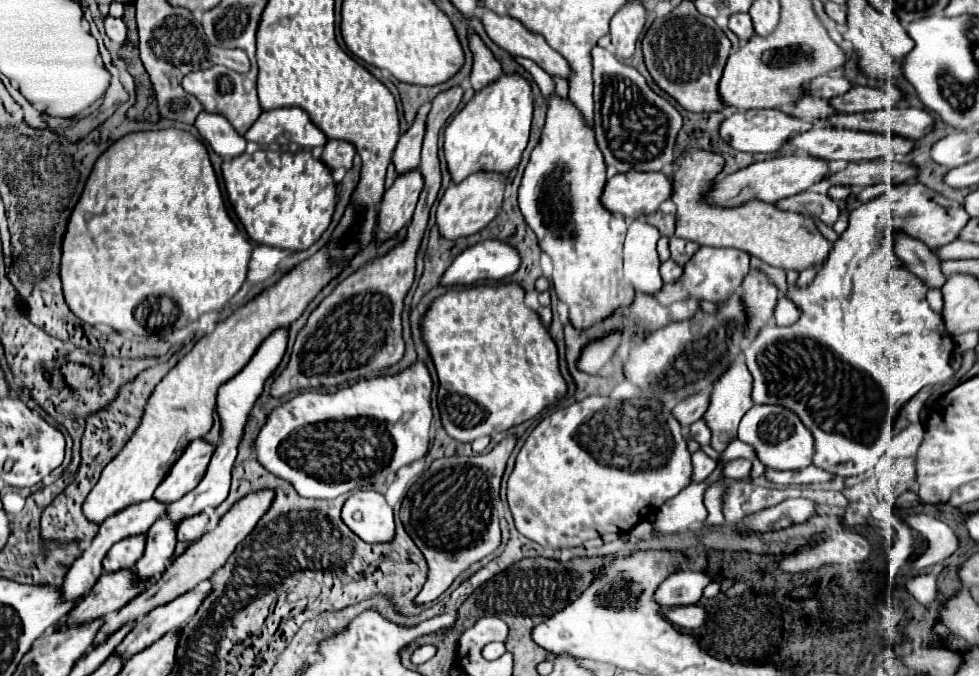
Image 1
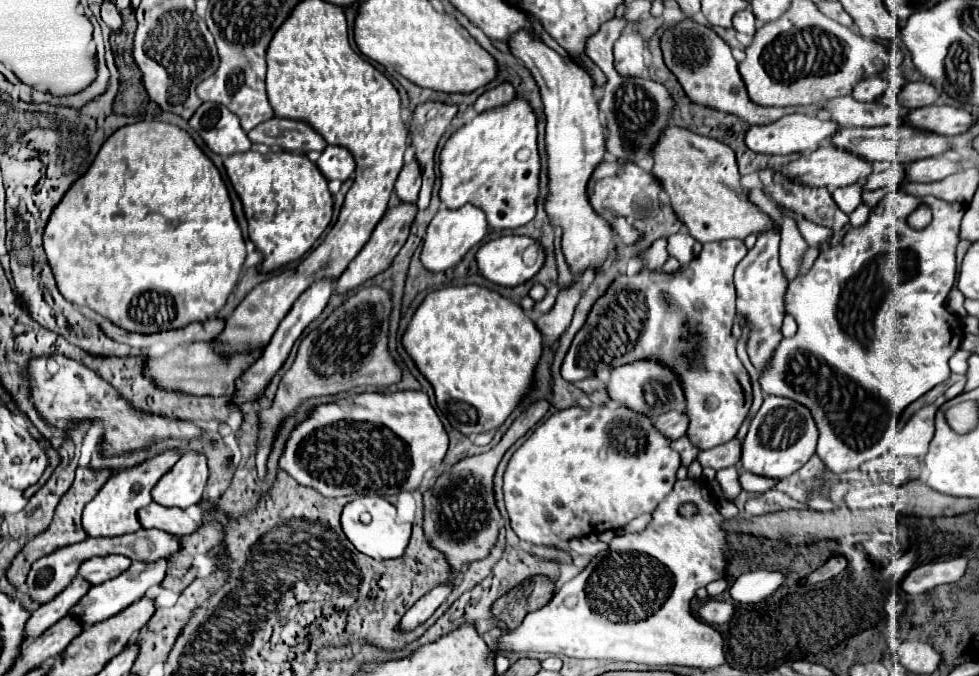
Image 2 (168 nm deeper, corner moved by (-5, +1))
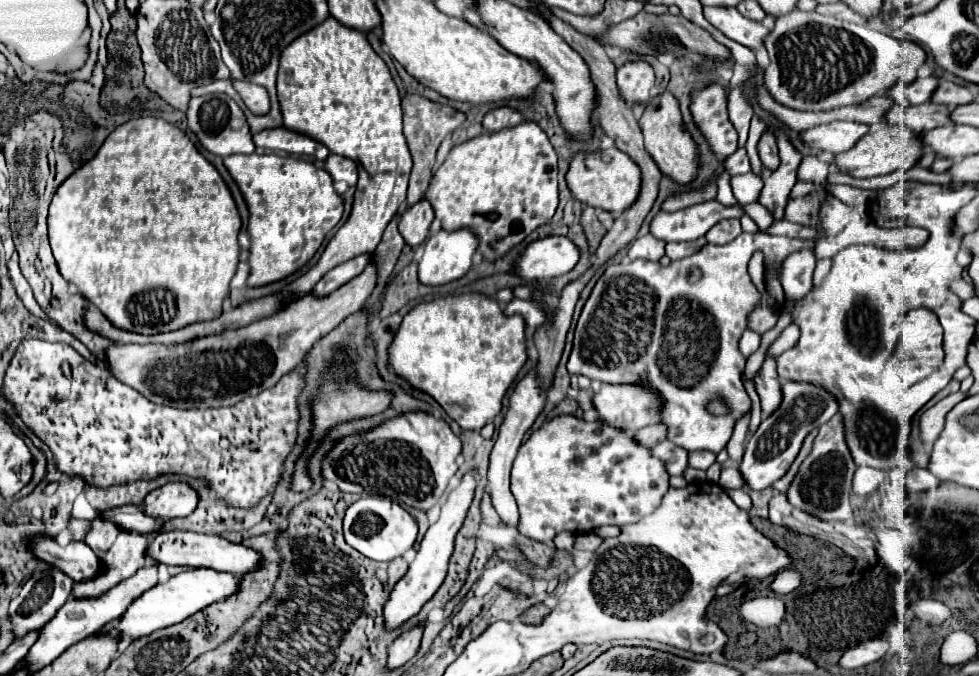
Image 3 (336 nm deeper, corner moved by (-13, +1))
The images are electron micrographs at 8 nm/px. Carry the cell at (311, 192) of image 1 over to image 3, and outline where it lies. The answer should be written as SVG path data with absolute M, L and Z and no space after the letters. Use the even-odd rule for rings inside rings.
M233 154L225 160L249 206L251 276L249 286L277 282L307 264L323 244L327 232L341 220L343 200L333 188L333 178L311 162L277 154Z

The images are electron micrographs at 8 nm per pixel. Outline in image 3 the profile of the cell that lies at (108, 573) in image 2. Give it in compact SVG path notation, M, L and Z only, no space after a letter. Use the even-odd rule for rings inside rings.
M49 536L33 538L33 554L49 564L55 564L75 582L95 580L105 572L105 566L99 562L95 552L85 542L69 542L67 546L59 546Z

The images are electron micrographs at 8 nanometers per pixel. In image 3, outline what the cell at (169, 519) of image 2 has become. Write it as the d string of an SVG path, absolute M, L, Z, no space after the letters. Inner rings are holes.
M119 506L111 508L109 512L103 512L105 518L115 518L115 524L121 528L127 528L129 532L139 532L139 534L157 534L163 530L163 520L147 516L141 506Z

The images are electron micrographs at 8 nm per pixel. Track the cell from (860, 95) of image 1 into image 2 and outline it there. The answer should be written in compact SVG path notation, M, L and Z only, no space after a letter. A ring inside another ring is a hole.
M911 82L911 84L907 84L901 92L899 92L899 96L895 96L895 94L883 94L877 102L881 102L881 104L885 104L885 106L889 106L889 104L893 104L893 100L895 102L899 102L901 106L907 106L907 108L923 108L923 106L929 106L929 104L935 104L935 100L939 98L939 92L937 92L937 88L931 84L931 82Z

